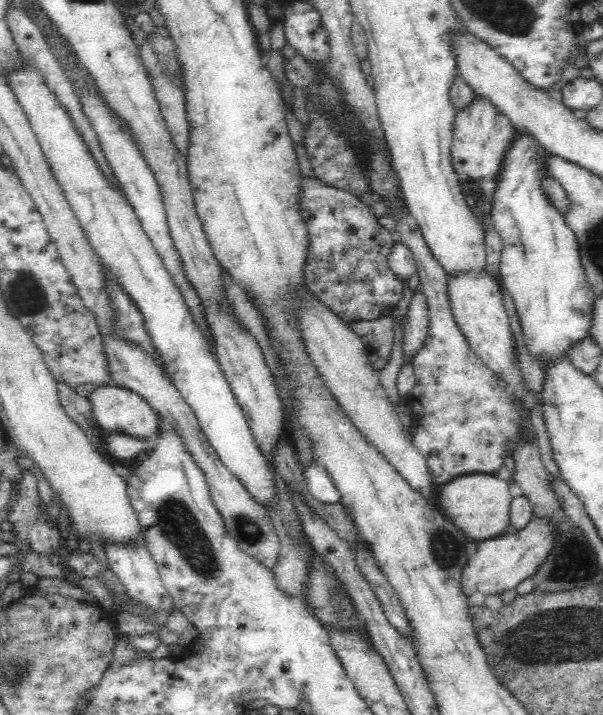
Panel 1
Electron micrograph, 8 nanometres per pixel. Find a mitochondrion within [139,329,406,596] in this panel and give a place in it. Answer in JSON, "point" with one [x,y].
{"point":[177,523]}

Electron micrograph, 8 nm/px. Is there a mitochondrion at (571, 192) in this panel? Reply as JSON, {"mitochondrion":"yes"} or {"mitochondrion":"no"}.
{"mitochondrion":"no"}

